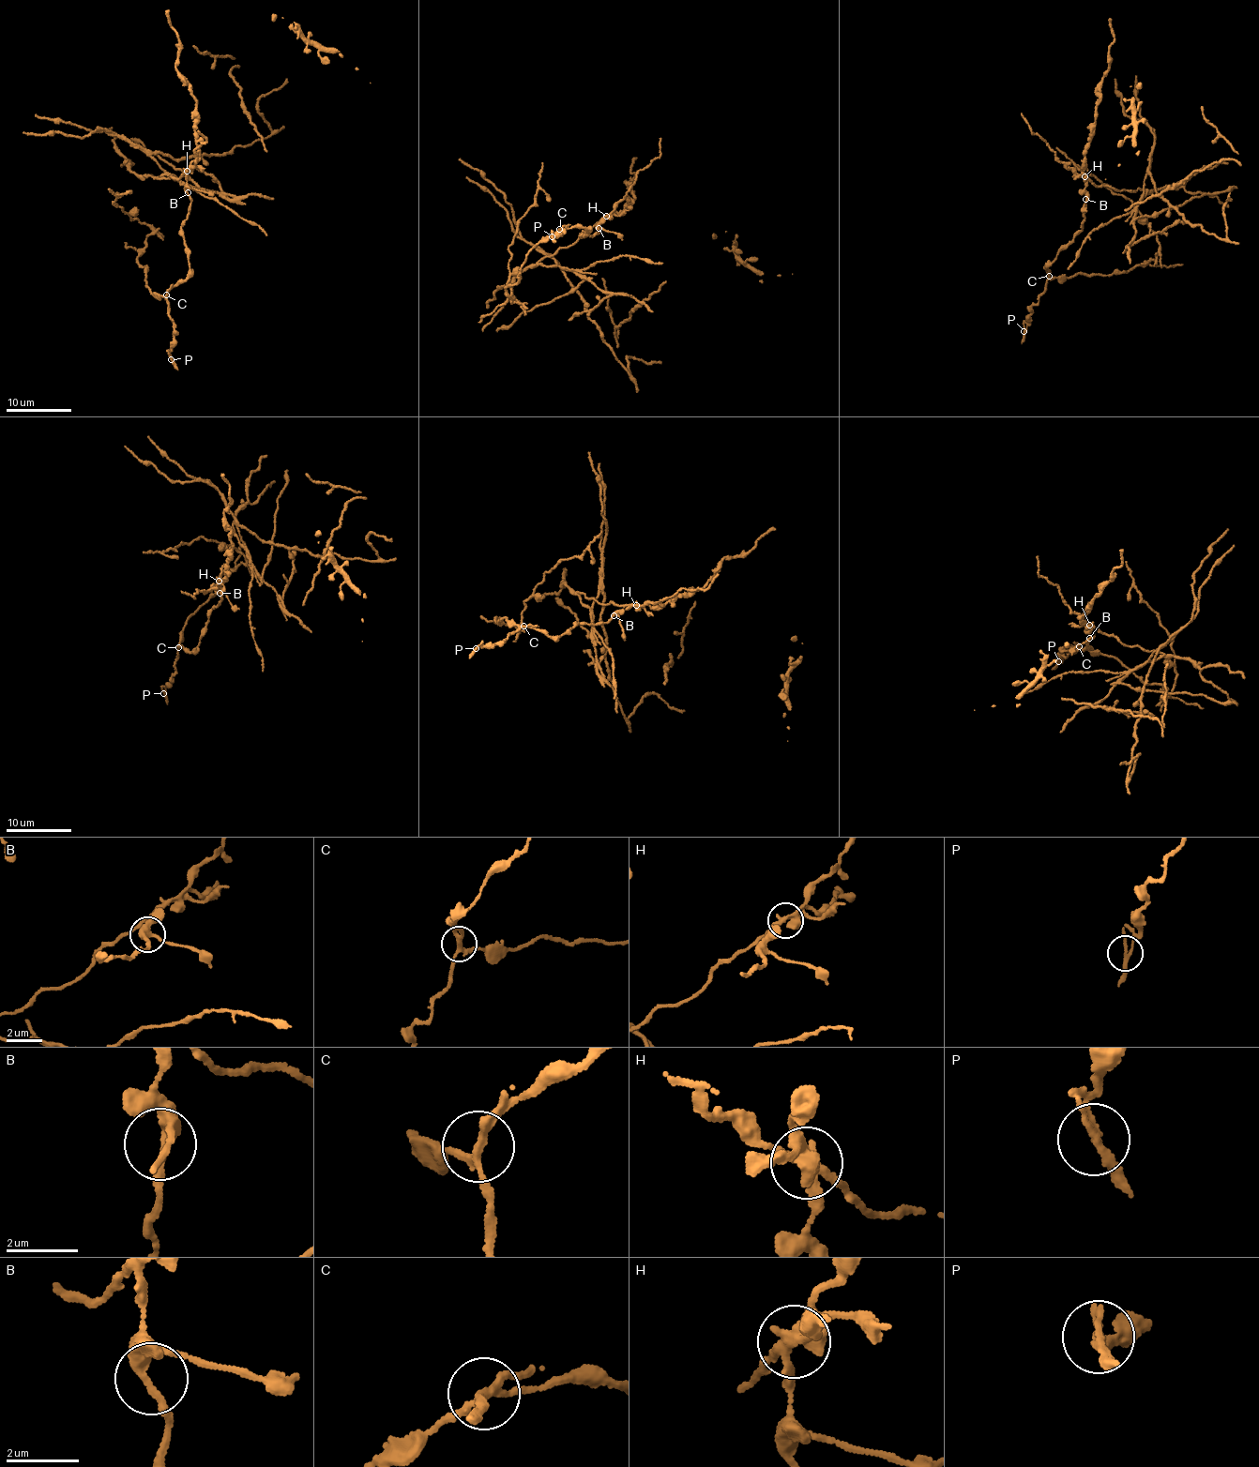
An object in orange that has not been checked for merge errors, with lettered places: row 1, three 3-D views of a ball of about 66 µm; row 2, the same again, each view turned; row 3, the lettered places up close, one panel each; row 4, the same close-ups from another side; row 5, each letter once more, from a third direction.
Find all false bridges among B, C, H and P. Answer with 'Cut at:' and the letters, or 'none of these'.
Cut at: C, H

